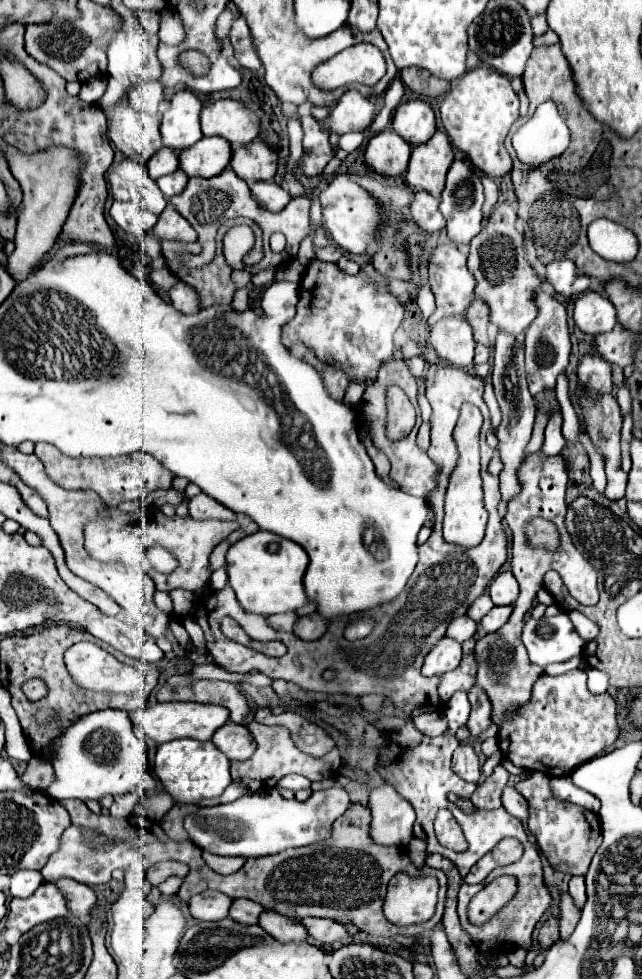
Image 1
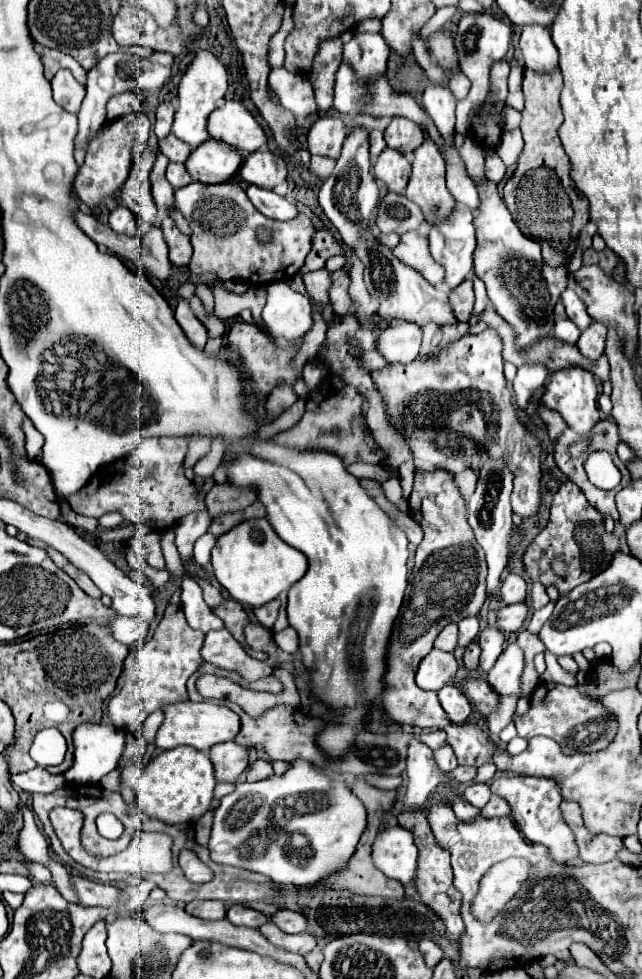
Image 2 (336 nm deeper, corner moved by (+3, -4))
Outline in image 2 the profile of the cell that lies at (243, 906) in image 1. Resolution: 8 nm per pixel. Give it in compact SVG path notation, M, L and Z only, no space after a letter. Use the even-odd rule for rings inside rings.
M234 904L228 908L226 918L234 924L234 926L248 926L248 928L260 928L262 924L268 922L268 916L264 916L262 912L242 906L242 904Z

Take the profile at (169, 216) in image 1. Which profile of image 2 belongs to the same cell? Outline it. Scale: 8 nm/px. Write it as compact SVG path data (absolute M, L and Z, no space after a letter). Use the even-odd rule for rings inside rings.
M164 216L162 224L162 234L164 234L164 240L168 244L168 250L170 250L170 262L174 266L188 266L190 262L190 256L192 256L192 244L188 240L188 236L184 236L176 224L172 222L170 216Z

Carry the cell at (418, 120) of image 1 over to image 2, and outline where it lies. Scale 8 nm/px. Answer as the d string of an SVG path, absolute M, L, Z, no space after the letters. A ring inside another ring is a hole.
M392 118L390 126L384 132L384 140L388 148L394 148L402 154L412 154L424 142L424 132L412 120Z

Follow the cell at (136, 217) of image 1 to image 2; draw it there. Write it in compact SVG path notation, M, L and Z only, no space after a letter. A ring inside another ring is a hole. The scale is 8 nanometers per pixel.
M118 206L110 214L110 228L118 234L126 236L136 236L136 218L126 206Z

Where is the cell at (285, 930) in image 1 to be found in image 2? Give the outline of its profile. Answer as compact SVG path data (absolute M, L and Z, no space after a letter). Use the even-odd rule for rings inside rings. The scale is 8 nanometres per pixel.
M266 922L260 928L260 932L272 944L276 944L278 948L284 948L288 952L296 952L296 954L302 954L302 956L308 954L308 952L312 952L314 946L316 946L316 938L312 934L306 934L306 932L302 932L302 934L286 934L286 932L278 930L272 922Z

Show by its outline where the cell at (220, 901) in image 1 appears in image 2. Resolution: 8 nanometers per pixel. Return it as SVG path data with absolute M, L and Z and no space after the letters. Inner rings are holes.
M194 900L186 904L186 912L204 920L222 920L226 916L226 904L220 900Z

